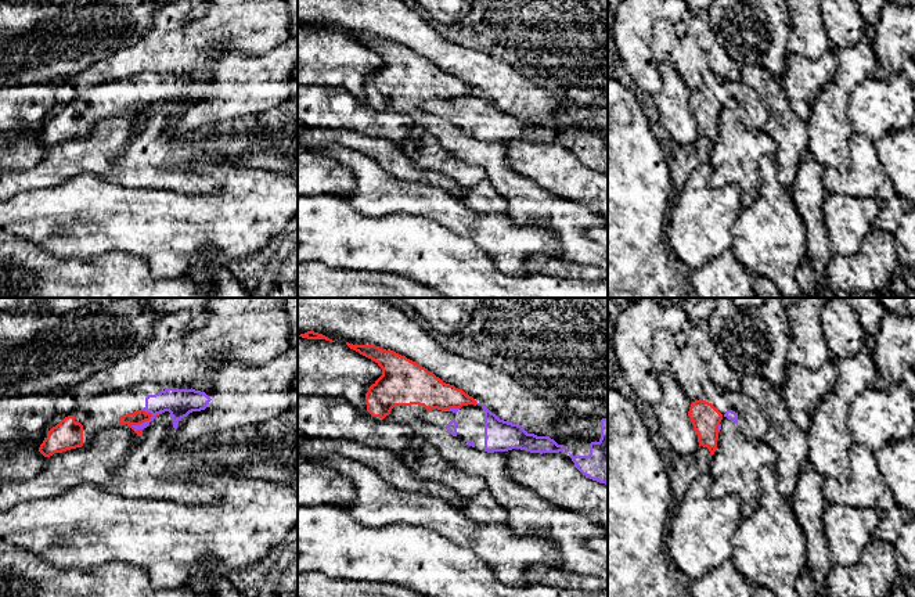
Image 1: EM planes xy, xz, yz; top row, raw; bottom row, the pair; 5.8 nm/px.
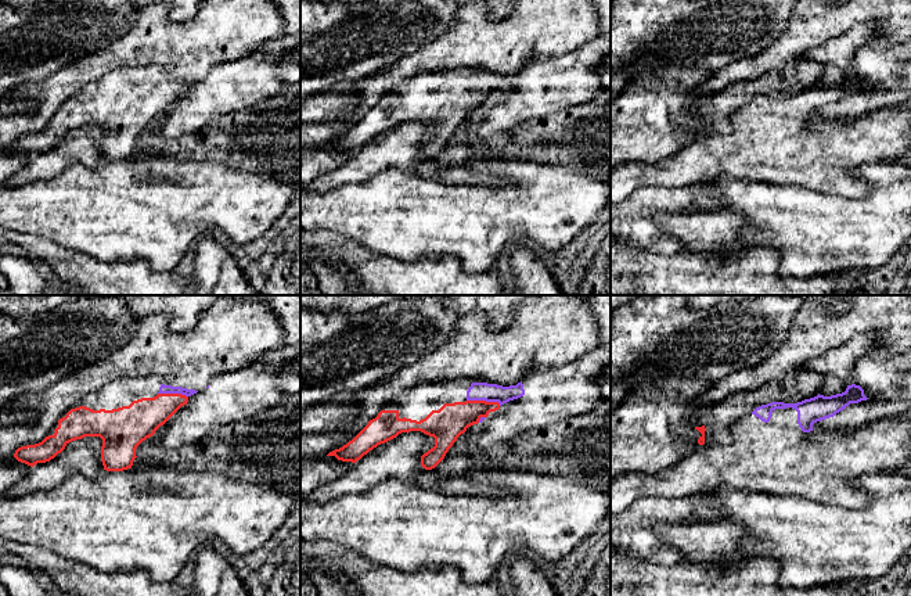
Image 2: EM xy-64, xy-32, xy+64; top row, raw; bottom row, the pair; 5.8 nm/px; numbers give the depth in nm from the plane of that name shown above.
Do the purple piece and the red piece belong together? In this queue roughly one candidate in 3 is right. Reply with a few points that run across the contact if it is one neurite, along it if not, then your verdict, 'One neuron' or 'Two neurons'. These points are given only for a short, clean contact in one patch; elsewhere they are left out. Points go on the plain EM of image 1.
Line: xy (157, 103), (148, 110), (130, 115). Two neurons

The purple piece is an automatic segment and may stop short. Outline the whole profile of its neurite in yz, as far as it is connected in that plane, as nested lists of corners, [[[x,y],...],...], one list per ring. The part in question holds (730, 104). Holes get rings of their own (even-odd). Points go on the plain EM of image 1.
[[[727,100],[718,115],[717,139],[709,151],[710,183],[723,188],[736,184],[743,208],[759,197],[759,159],[774,157],[777,143],[760,129],[748,129],[738,116],[738,103]]]

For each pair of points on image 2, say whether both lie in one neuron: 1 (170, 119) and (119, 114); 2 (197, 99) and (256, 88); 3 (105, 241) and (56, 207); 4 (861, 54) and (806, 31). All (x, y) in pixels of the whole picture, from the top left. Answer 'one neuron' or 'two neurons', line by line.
1: two neurons
2: one neuron
3: one neuron
4: two neurons

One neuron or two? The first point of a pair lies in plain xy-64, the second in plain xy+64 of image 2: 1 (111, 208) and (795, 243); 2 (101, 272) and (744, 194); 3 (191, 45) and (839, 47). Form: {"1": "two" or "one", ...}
{"1": "one", "2": "two", "3": "two"}

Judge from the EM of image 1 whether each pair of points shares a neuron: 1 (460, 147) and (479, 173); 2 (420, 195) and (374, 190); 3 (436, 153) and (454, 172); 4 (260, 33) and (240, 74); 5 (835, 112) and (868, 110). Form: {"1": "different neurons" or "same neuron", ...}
{"1": "different neurons", "2": "same neuron", "3": "same neuron", "4": "different neurons", "5": "different neurons"}

